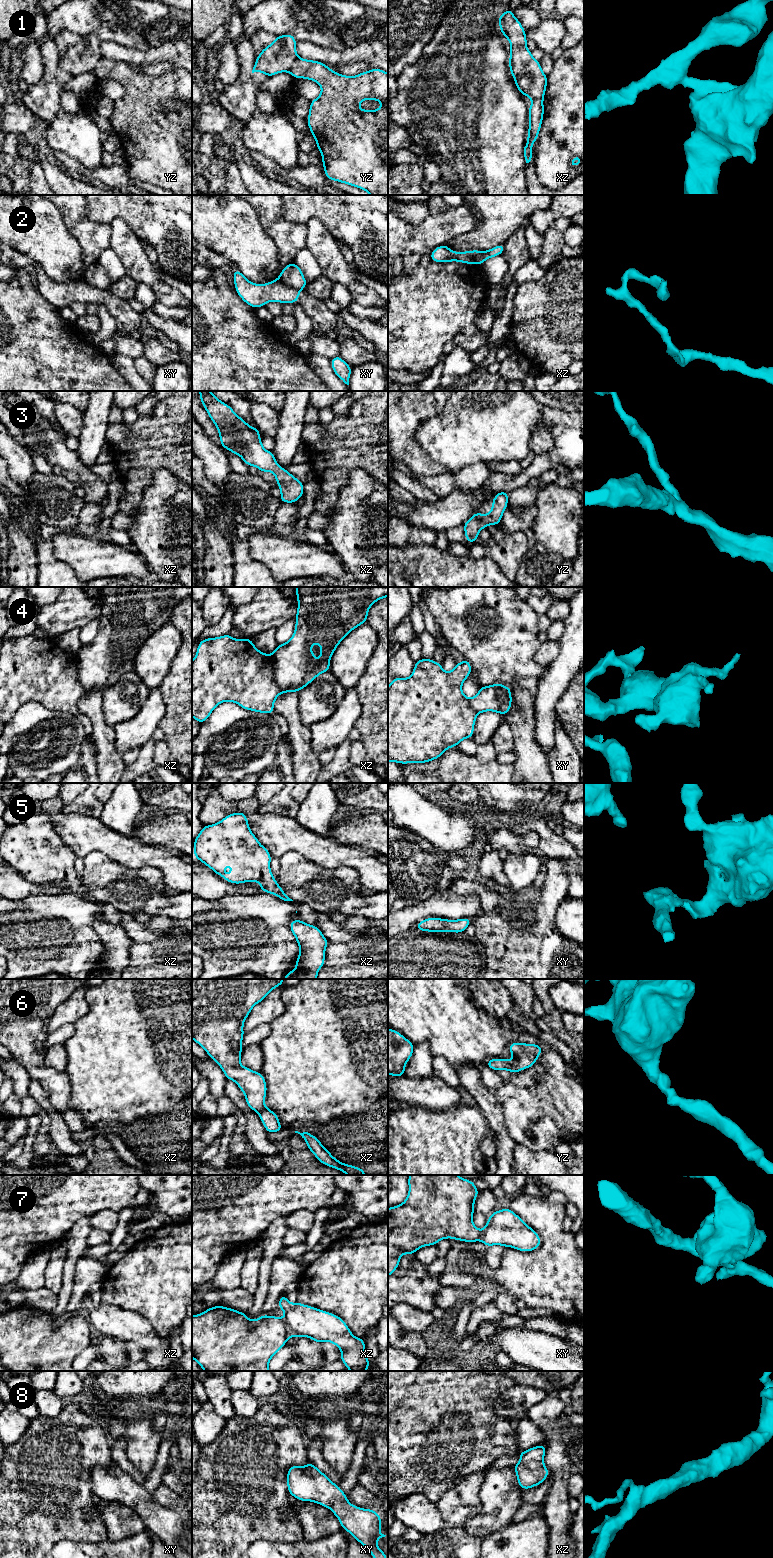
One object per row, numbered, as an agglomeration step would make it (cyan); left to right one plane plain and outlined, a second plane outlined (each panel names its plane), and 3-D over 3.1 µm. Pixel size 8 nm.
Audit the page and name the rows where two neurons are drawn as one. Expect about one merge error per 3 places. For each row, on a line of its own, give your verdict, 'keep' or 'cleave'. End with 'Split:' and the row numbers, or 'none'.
1: keep
2: cleave
3: keep
4: cleave
5: keep
6: keep
7: cleave
8: keep
Split: 2, 4, 7

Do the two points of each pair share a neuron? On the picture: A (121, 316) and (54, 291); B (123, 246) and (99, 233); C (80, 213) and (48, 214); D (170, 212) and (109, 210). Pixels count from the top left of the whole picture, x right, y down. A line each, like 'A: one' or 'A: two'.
A: one
B: two
C: two
D: one

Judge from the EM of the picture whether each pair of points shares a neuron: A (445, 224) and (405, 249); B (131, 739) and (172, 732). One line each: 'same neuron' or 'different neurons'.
A: same neuron
B: different neurons

